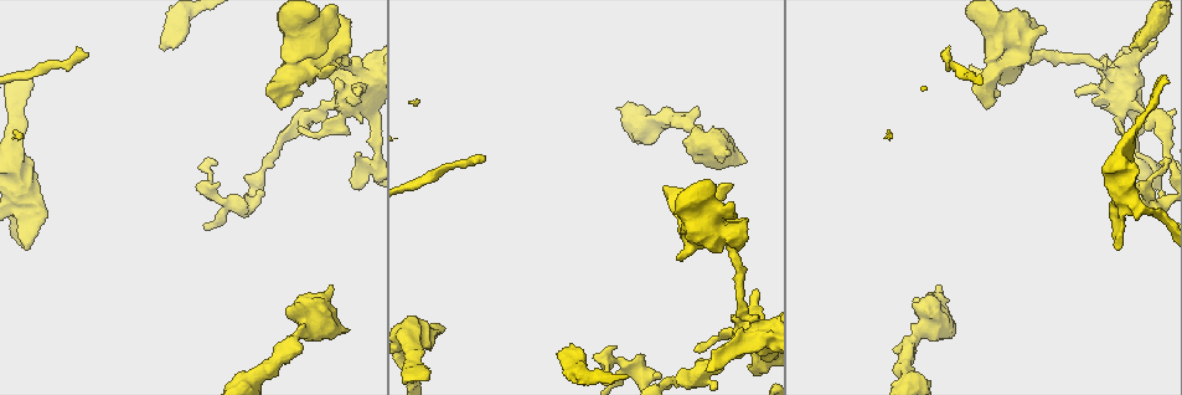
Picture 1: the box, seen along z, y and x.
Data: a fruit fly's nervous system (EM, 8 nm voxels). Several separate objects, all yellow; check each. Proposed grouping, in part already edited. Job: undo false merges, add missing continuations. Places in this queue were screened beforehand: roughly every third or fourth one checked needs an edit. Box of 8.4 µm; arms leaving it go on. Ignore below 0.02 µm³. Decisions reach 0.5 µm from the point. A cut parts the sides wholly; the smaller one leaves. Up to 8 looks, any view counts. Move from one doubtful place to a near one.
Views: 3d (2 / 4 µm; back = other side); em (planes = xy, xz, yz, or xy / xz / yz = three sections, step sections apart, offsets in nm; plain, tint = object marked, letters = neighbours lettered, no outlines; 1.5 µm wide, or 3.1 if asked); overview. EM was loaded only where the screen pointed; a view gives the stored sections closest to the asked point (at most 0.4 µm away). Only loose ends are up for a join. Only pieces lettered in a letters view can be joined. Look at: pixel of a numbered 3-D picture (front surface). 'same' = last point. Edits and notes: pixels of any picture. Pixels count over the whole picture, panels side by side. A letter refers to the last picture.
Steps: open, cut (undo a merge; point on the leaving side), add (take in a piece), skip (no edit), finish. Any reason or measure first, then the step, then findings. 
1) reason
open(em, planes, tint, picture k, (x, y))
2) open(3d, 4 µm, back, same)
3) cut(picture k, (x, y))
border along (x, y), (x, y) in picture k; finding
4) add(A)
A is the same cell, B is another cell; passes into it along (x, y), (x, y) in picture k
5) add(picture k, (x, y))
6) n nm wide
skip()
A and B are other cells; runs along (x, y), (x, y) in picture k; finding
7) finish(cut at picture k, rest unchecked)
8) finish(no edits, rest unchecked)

calibre changes
open(em, planes, letters, picture 1, (37, 223))

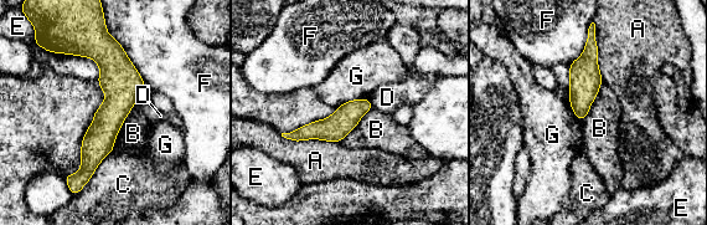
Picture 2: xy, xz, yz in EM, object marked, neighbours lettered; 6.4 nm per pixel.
skip()
A, B, C, D, E, F and G are other cells; border along (145, 85), (118, 132) in picture 2; continuous, no second neuron

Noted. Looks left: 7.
branch stops here
open(em, planes, letters, picture 1, (571, 346))

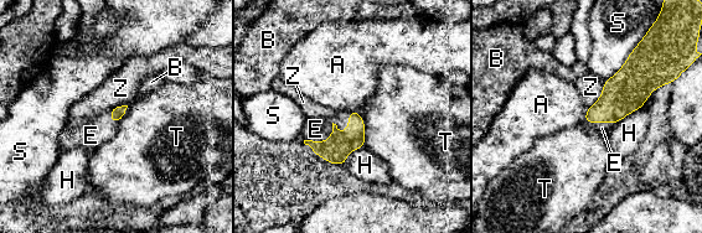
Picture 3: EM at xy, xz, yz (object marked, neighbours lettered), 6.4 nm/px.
add(E)
E is the same cell, A, B, H, S, T and Z are other cells; passes into it along (335, 150), (324, 141), (315, 129) in picture 3; it goes on there

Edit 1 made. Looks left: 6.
free end
open(em, planes, letters, picture 1, (678, 258))

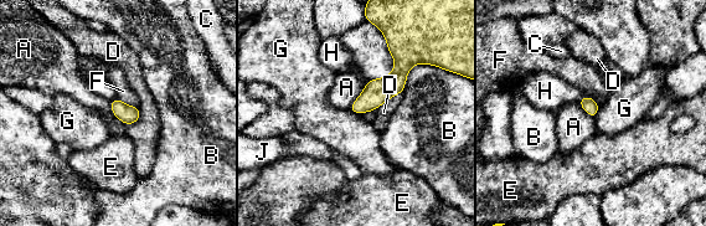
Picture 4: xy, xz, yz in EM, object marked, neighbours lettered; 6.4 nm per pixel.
skip()
A, B, C, D, E, F, G, H and J are other cells; none of them fits

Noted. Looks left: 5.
finish(add at picture 3, rest unchecked)

